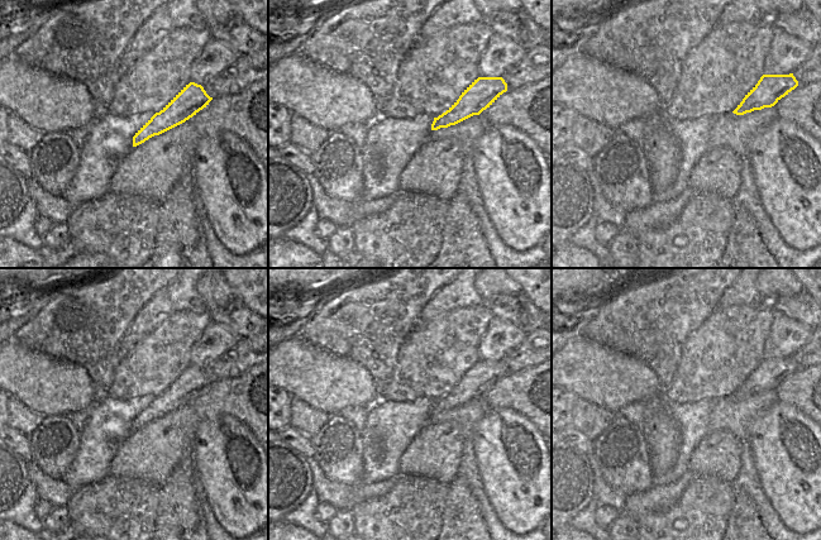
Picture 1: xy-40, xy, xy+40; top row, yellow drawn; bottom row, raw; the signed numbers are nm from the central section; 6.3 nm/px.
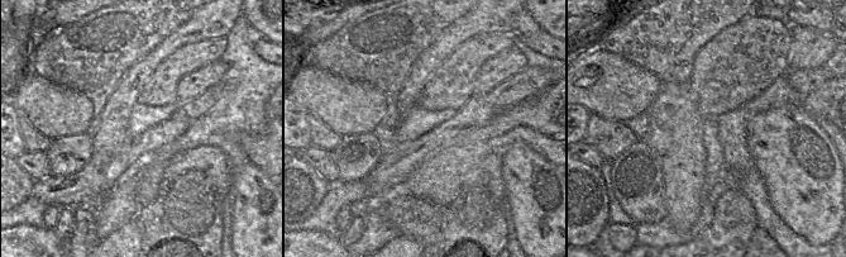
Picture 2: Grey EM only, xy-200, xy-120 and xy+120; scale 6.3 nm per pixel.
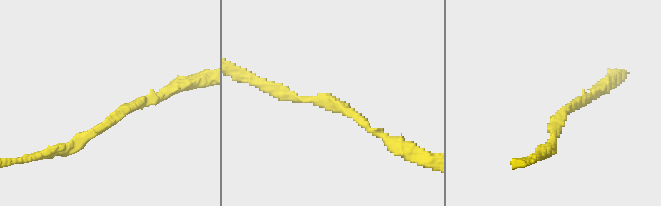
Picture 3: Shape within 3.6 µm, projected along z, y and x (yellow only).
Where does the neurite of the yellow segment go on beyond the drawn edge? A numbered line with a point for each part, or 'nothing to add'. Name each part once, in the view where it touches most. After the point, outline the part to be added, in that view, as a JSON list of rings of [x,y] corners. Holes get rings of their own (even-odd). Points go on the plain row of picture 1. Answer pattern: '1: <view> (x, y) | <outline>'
nothing to add

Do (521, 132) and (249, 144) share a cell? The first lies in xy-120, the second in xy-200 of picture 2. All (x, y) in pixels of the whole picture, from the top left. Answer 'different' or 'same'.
same

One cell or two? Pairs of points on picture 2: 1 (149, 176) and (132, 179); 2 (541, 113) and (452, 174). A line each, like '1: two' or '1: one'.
1: two
2: one

